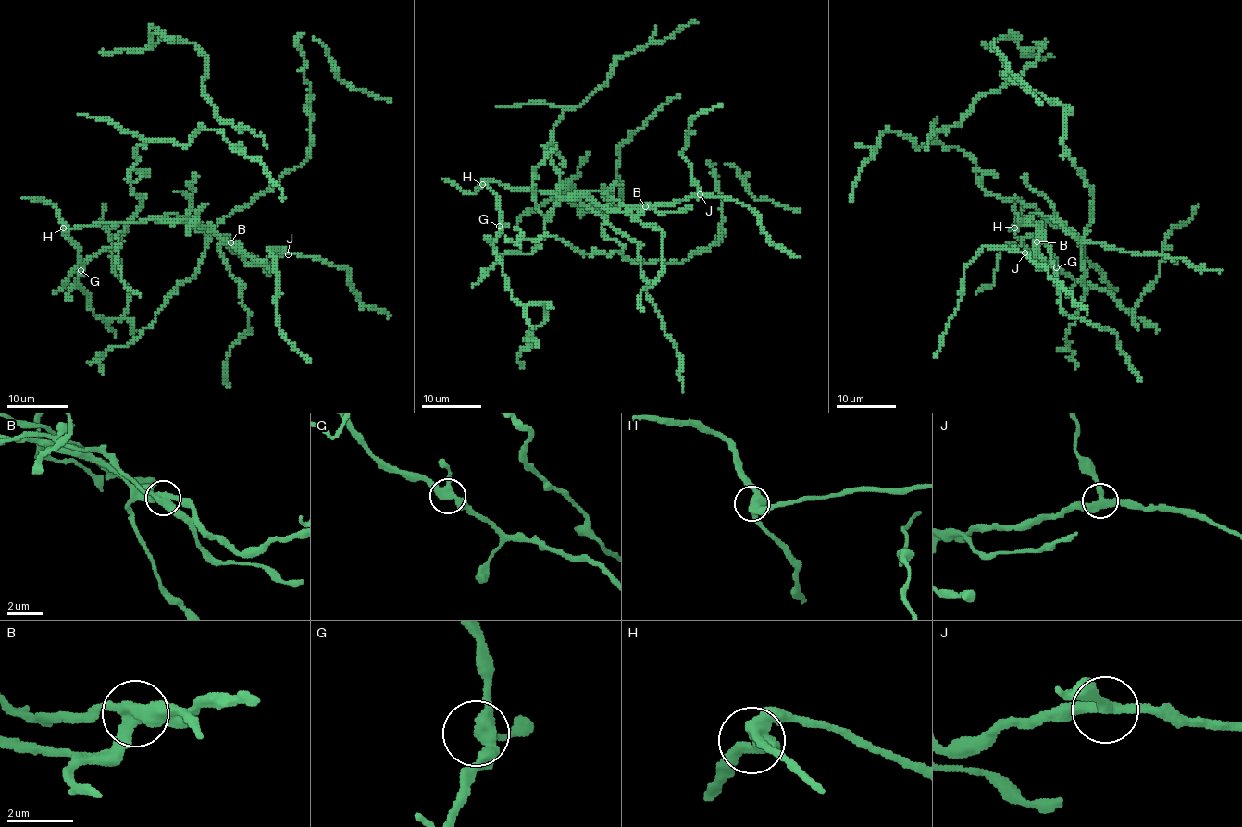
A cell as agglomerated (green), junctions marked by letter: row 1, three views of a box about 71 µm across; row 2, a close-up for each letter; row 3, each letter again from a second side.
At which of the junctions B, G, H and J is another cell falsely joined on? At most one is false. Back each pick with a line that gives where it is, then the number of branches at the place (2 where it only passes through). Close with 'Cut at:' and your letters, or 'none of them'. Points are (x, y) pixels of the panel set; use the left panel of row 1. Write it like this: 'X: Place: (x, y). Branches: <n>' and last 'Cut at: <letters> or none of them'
B: Place: (230, 242). Branches: 3
Cut at: B

